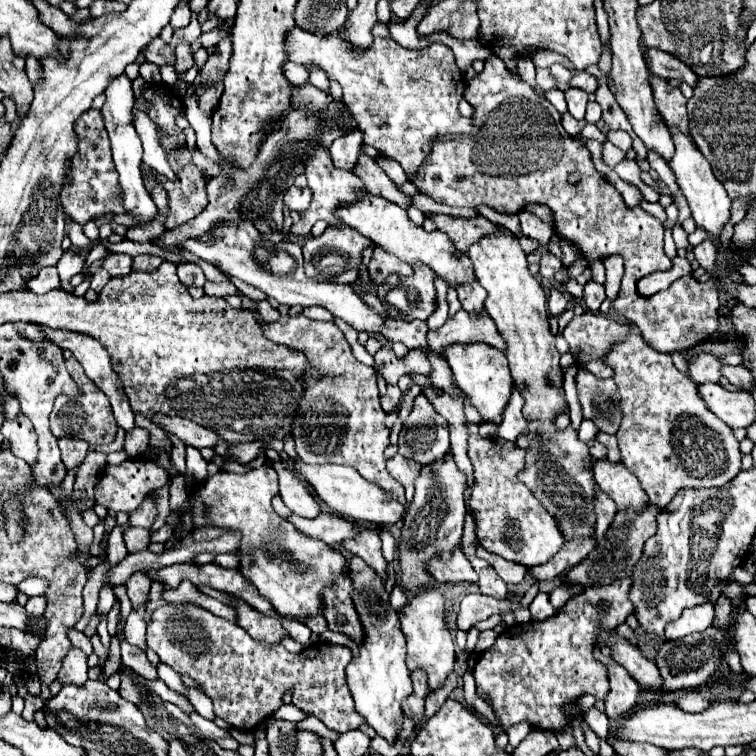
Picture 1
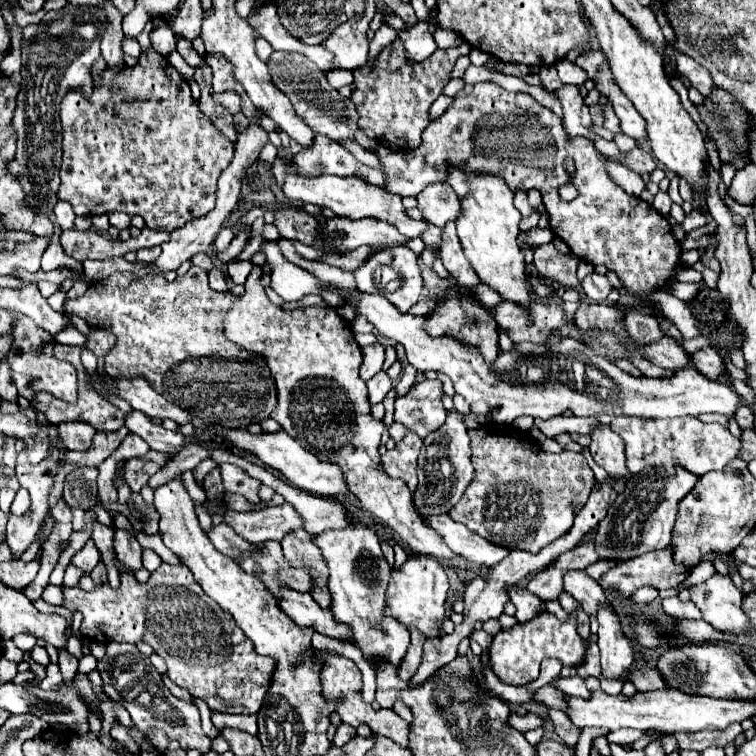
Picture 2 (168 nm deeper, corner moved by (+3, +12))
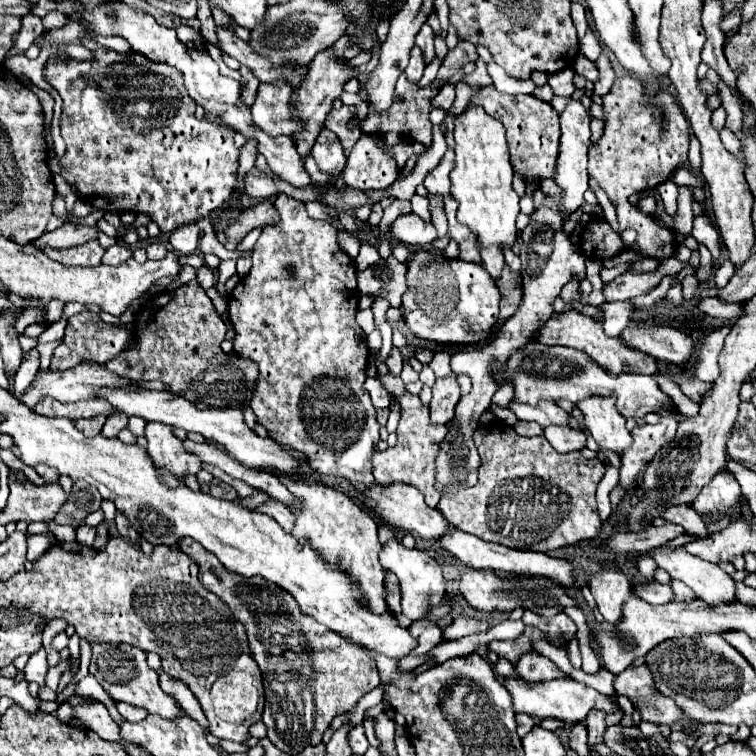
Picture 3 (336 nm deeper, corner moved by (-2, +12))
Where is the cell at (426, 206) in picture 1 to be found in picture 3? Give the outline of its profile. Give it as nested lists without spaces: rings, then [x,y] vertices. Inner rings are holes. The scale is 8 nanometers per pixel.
[[[326,128],[318,134],[318,138],[312,146],[312,156],[318,164],[318,168],[332,176],[338,176],[342,172],[342,168],[346,166],[344,148],[342,148],[338,136]]]

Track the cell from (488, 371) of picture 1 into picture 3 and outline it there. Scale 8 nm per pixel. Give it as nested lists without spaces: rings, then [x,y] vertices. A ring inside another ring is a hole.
[[[420,250],[408,262],[408,292],[402,298],[404,320],[410,332],[434,344],[472,344],[492,336],[498,322],[500,292],[492,276],[476,264],[448,260],[438,250]]]

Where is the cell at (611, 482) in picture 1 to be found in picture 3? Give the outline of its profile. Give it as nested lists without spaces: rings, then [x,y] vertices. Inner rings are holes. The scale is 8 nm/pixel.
[[[592,396],[578,404],[584,414],[586,426],[602,450],[610,450],[614,454],[624,452],[632,444],[632,436],[626,430],[626,420],[614,406],[614,398]]]

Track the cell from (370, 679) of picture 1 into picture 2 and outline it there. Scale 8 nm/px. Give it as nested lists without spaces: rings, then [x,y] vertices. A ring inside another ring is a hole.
[[[349,514],[349,518],[355,520],[349,528],[325,530],[313,536],[313,544],[319,546],[329,568],[329,592],[333,598],[331,612],[339,622],[353,630],[355,646],[361,648],[367,662],[373,664],[375,660],[389,660],[399,666],[409,646],[409,632],[399,626],[397,620],[385,618],[385,592],[391,580],[391,566],[383,560],[377,532],[357,520],[353,514]]]

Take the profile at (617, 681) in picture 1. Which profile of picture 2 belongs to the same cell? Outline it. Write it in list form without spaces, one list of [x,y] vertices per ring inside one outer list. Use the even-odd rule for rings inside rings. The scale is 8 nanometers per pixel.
[[[611,606],[601,608],[601,612],[597,612],[597,622],[597,644],[601,648],[603,672],[607,678],[623,678],[633,664],[633,650],[621,630],[619,616]]]

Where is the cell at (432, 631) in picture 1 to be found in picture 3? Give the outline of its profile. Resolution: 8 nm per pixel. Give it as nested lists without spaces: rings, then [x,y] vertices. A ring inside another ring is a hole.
[[[392,540],[382,548],[382,566],[398,576],[402,590],[402,614],[410,620],[428,618],[434,606],[440,606],[446,598],[446,580],[442,574],[442,566],[422,550],[406,550],[400,542]]]

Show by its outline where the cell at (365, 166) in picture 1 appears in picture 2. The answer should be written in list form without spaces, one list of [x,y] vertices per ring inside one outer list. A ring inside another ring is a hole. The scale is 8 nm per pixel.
[[[273,52],[267,60],[267,68],[273,76],[273,84],[277,84],[277,88],[289,96],[297,116],[301,116],[301,120],[305,120],[305,124],[309,124],[315,132],[333,140],[351,138],[355,134],[359,128],[359,114],[353,102],[349,98],[341,98],[339,92],[329,86],[325,74],[313,62],[309,62],[307,56],[301,56],[301,52]]]

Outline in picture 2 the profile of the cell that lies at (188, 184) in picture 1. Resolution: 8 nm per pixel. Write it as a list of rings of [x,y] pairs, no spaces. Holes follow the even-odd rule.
[[[165,60],[151,76],[151,94],[139,92],[139,104],[115,104],[115,98],[119,98],[117,88],[115,92],[111,88],[95,88],[95,98],[77,100],[73,106],[67,104],[69,110],[63,114],[69,116],[67,124],[63,124],[63,164],[57,198],[67,200],[79,216],[123,210],[131,216],[141,216],[149,228],[167,232],[207,214],[215,204],[217,178],[233,158],[235,144],[199,112],[191,98],[189,82]]]

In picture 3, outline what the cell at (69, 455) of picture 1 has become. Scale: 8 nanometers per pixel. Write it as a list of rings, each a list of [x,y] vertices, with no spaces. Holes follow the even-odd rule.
[[[94,416],[94,418],[88,418],[88,420],[76,420],[74,424],[86,438],[92,438],[92,436],[100,434],[104,422],[106,422],[106,416]]]

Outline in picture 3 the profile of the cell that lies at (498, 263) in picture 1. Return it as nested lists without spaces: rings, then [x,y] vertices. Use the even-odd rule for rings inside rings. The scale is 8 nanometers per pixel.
[[[472,106],[456,116],[454,122],[456,164],[450,172],[454,198],[458,200],[458,222],[476,234],[478,248],[486,246],[514,246],[516,244],[516,216],[520,214],[520,196],[512,188],[512,166],[504,126],[490,118],[482,108]]]

